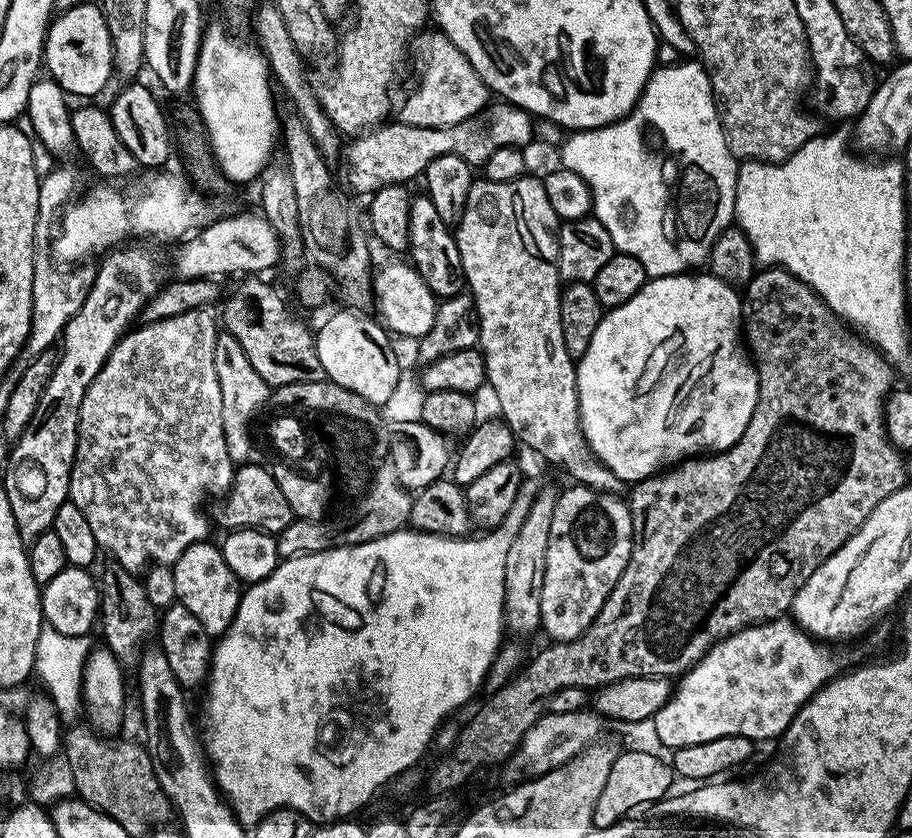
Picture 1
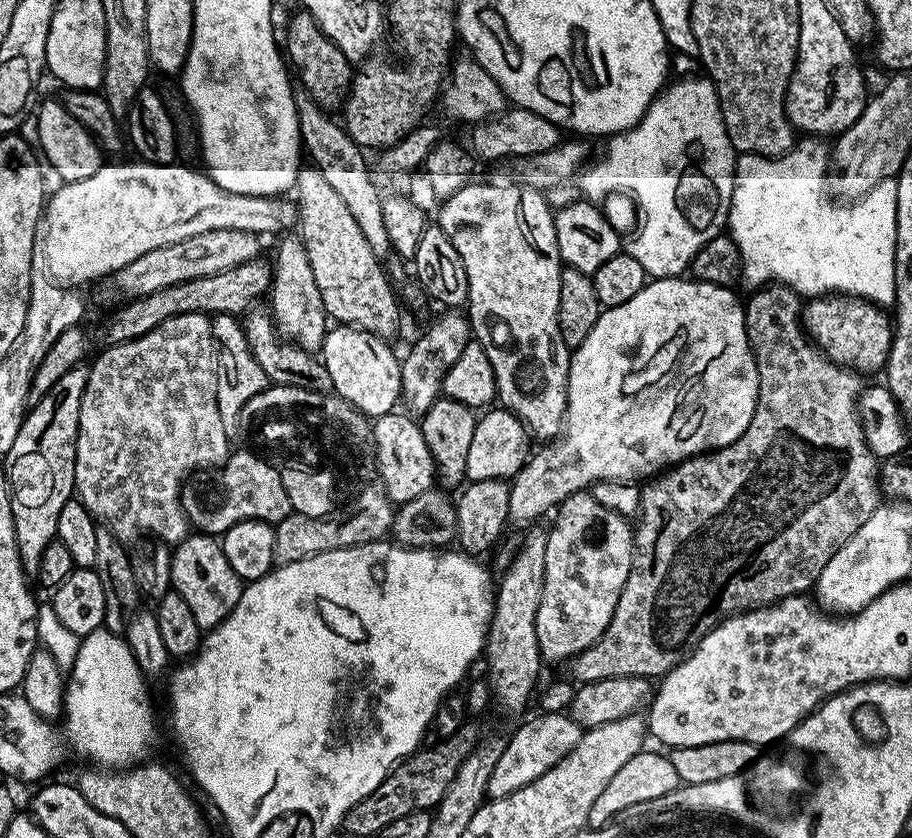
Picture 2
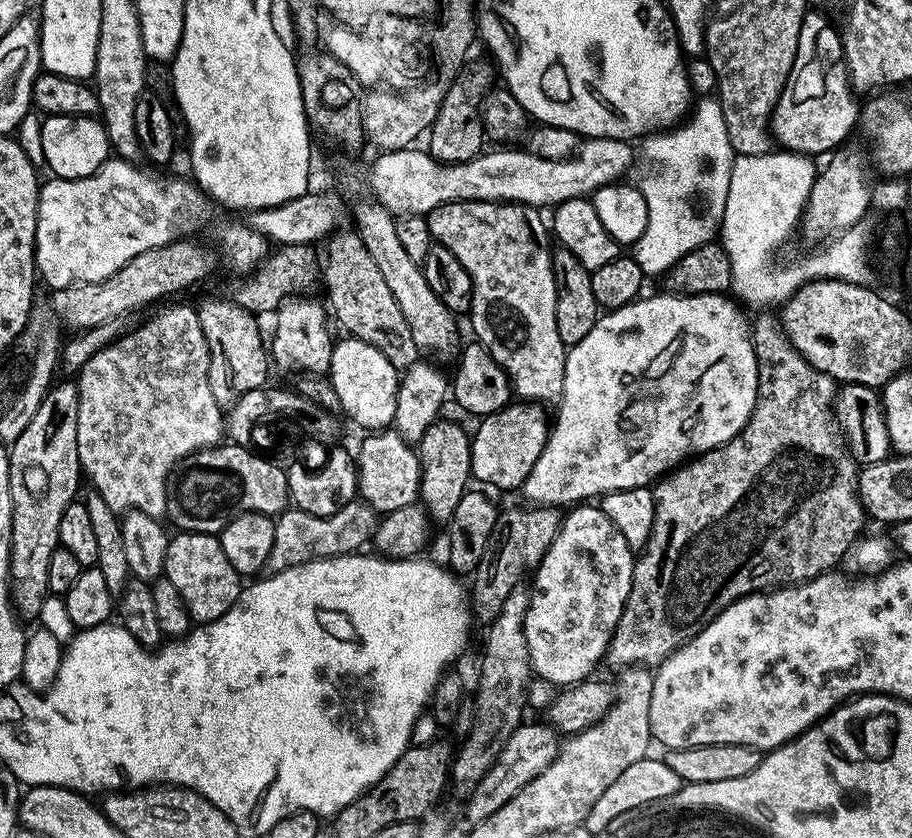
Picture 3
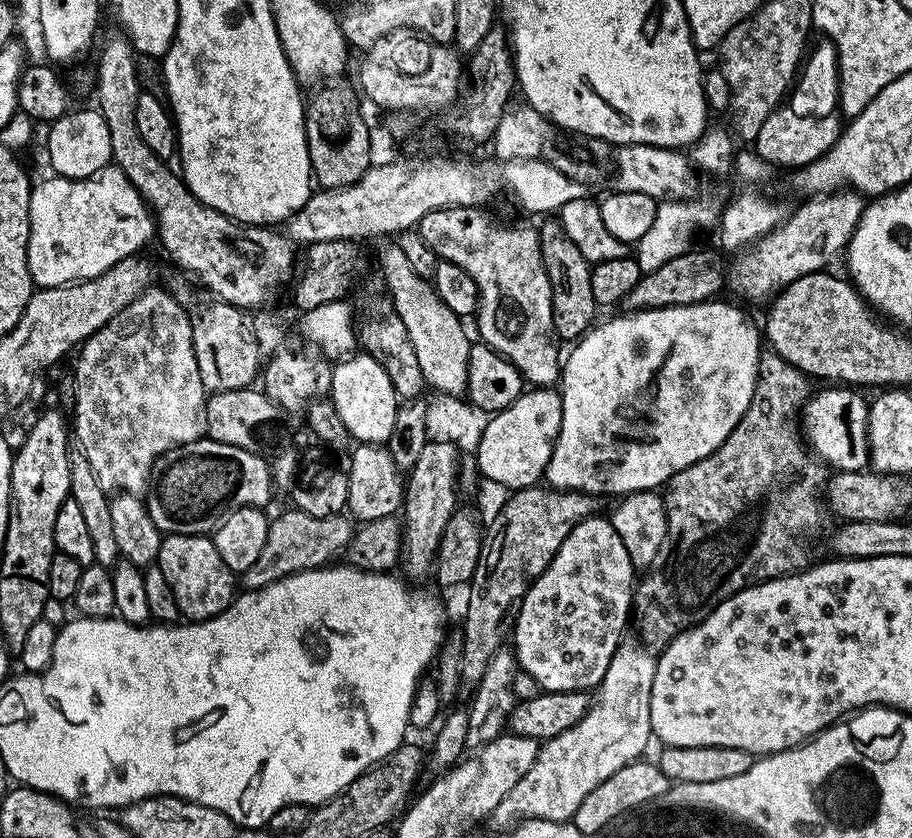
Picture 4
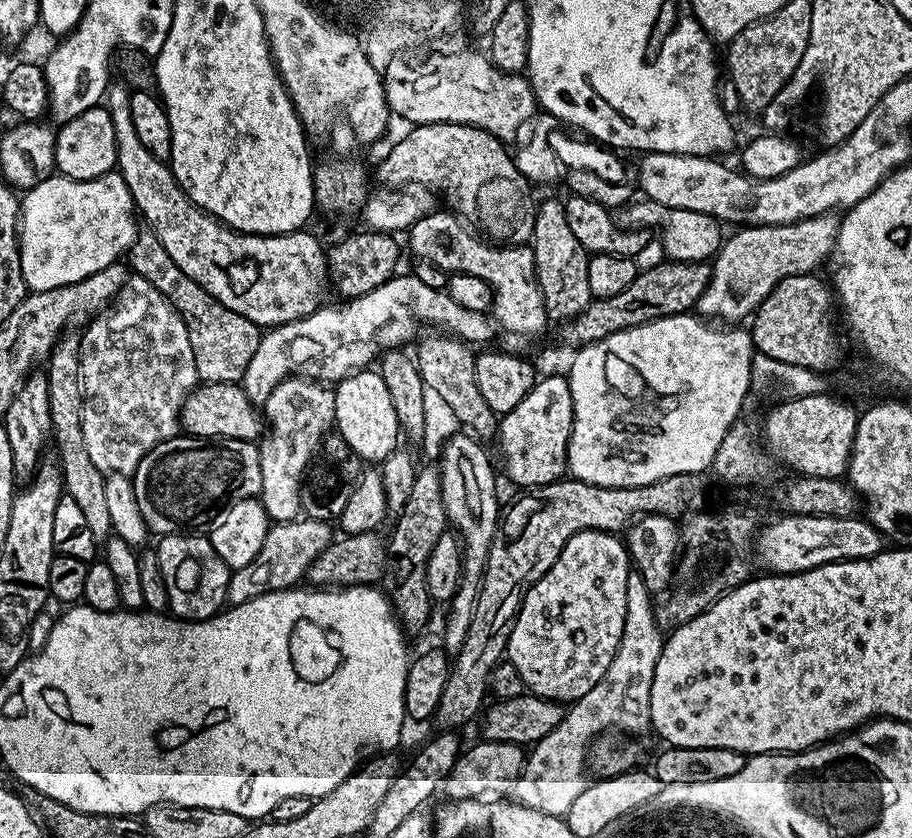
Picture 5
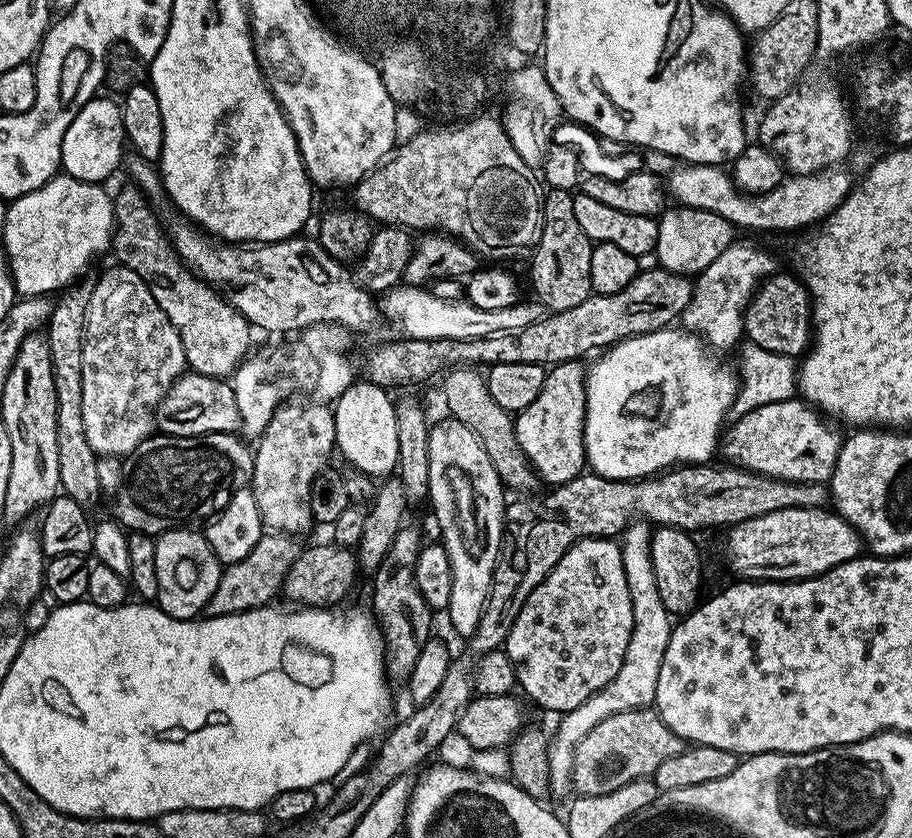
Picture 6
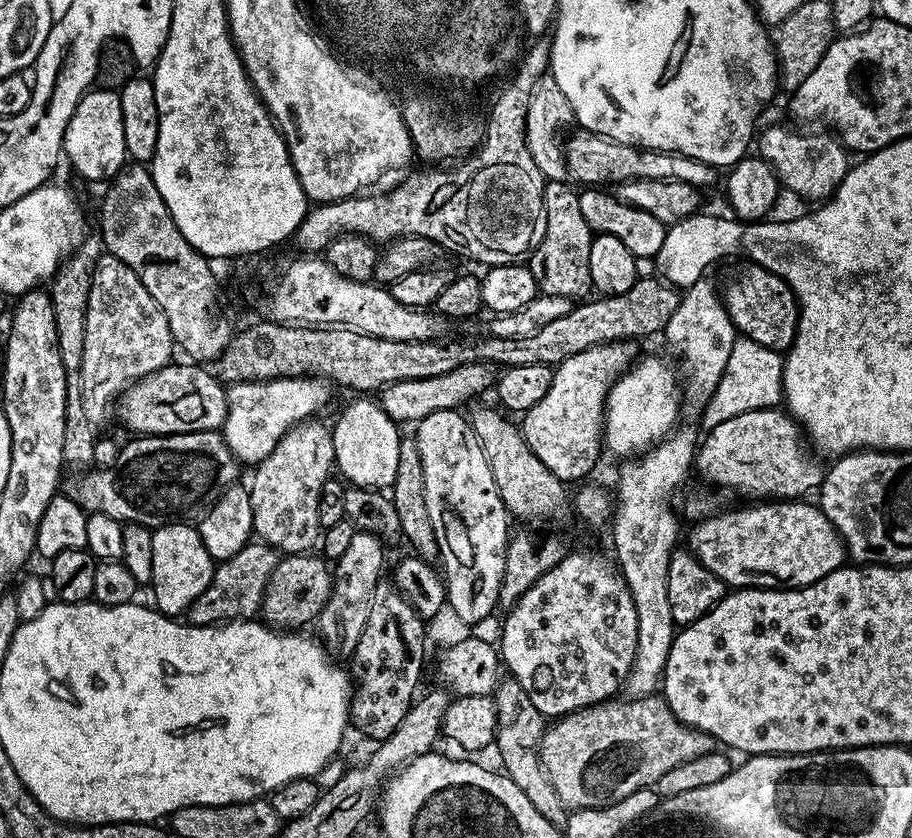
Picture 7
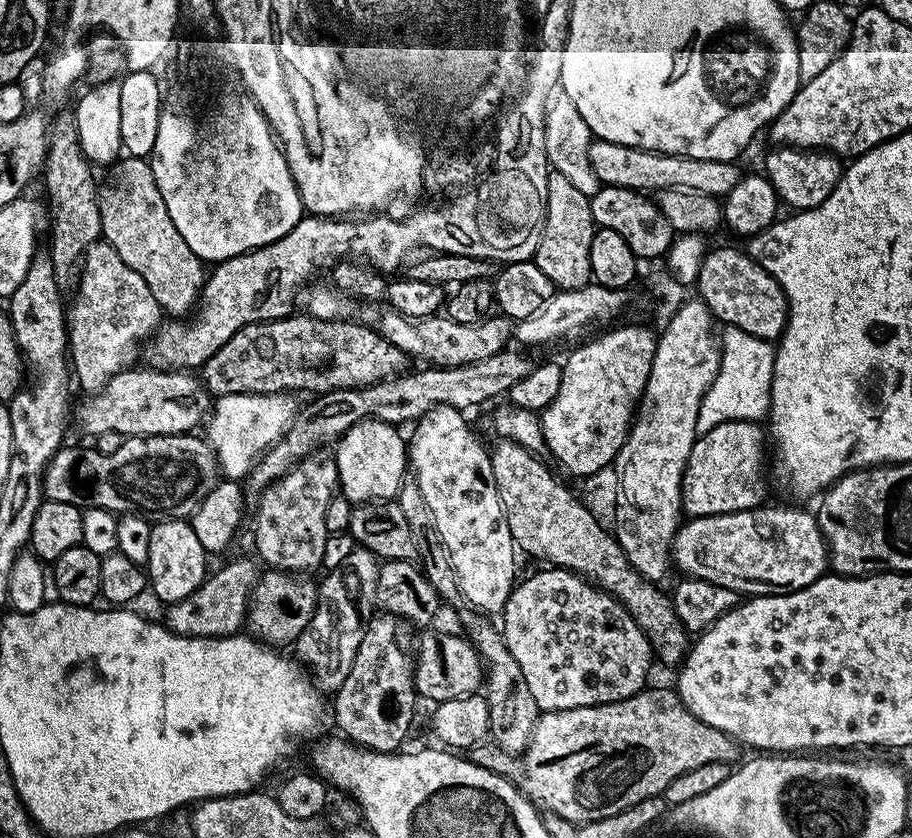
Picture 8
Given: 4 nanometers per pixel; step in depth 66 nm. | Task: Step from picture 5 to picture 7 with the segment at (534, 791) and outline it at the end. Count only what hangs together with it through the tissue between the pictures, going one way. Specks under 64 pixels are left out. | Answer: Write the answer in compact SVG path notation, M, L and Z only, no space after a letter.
M680 426L665 436L660 443L652 445L639 458L621 463L624 465L620 468L620 500L618 496L618 503L610 520L610 529L612 528L612 544L616 547L614 560L620 575L628 584L634 610L638 614L638 646L626 681L627 695L632 698L653 695L661 687L666 658L670 654L672 640L678 631L671 618L670 601L667 597L667 570L671 554L678 548L676 535L680 532L681 524L677 509L676 512L672 509L672 495L675 494L676 487L687 478L688 471L690 473L693 471L697 447L698 435L696 436L695 430Z

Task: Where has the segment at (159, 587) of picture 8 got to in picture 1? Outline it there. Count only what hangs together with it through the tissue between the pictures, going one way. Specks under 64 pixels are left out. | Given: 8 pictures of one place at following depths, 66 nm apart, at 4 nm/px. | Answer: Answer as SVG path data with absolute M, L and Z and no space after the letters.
M208 540L195 543L186 548L170 571L174 574L174 590L179 604L186 606L186 610L190 610L214 638L223 636L240 605L242 585L234 570L226 566L226 558L219 547Z

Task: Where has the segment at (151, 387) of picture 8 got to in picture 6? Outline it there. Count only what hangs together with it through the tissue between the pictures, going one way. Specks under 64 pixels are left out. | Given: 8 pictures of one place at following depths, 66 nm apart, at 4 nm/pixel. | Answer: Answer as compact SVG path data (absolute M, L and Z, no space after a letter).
M187 371L168 387L167 394L160 399L154 412L154 420L161 433L169 436L194 437L206 433L222 433L237 431L239 429L239 412L236 405L236 396L229 381L221 377L200 375L197 372Z

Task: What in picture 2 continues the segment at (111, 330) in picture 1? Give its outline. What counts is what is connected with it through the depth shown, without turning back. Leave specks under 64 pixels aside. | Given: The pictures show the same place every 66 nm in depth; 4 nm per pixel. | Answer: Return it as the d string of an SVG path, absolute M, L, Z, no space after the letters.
M76 367L68 374L59 378L54 386L38 403L31 405L30 411L24 417L21 430L14 440L14 446L10 447L6 455L8 469L8 487L12 497L12 521L14 522L14 538L18 546L20 561L25 573L39 573L42 562L42 550L50 546L50 542L56 539L58 530L58 514L62 514L62 506L66 506L68 500L73 499L76 479L74 478L74 462L76 461L76 435L78 434L78 418L80 417L80 399L86 390L88 381L88 368Z

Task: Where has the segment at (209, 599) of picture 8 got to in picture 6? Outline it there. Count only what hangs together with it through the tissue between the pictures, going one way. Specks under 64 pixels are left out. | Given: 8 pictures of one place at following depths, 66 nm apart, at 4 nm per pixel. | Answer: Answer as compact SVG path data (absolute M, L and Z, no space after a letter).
M271 532L258 538L258 546L254 546L254 550L250 550L250 554L246 554L246 558L242 558L242 562L234 562L227 565L220 573L220 581L218 582L218 590L214 590L214 598L210 598L206 609L208 616L225 616L226 614L238 614L246 610L254 610L262 608L273 603L275 596L279 597L284 585L286 574L290 570L290 566L294 566L294 562L300 557L302 544L295 535L288 535L282 532Z

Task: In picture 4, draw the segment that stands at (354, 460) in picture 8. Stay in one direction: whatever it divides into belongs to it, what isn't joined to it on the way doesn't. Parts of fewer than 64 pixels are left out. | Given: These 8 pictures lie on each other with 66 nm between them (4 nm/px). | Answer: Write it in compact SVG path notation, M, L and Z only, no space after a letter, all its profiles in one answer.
M352 354L333 367L330 399L353 441L383 445L394 430L398 397L386 370L367 354Z

